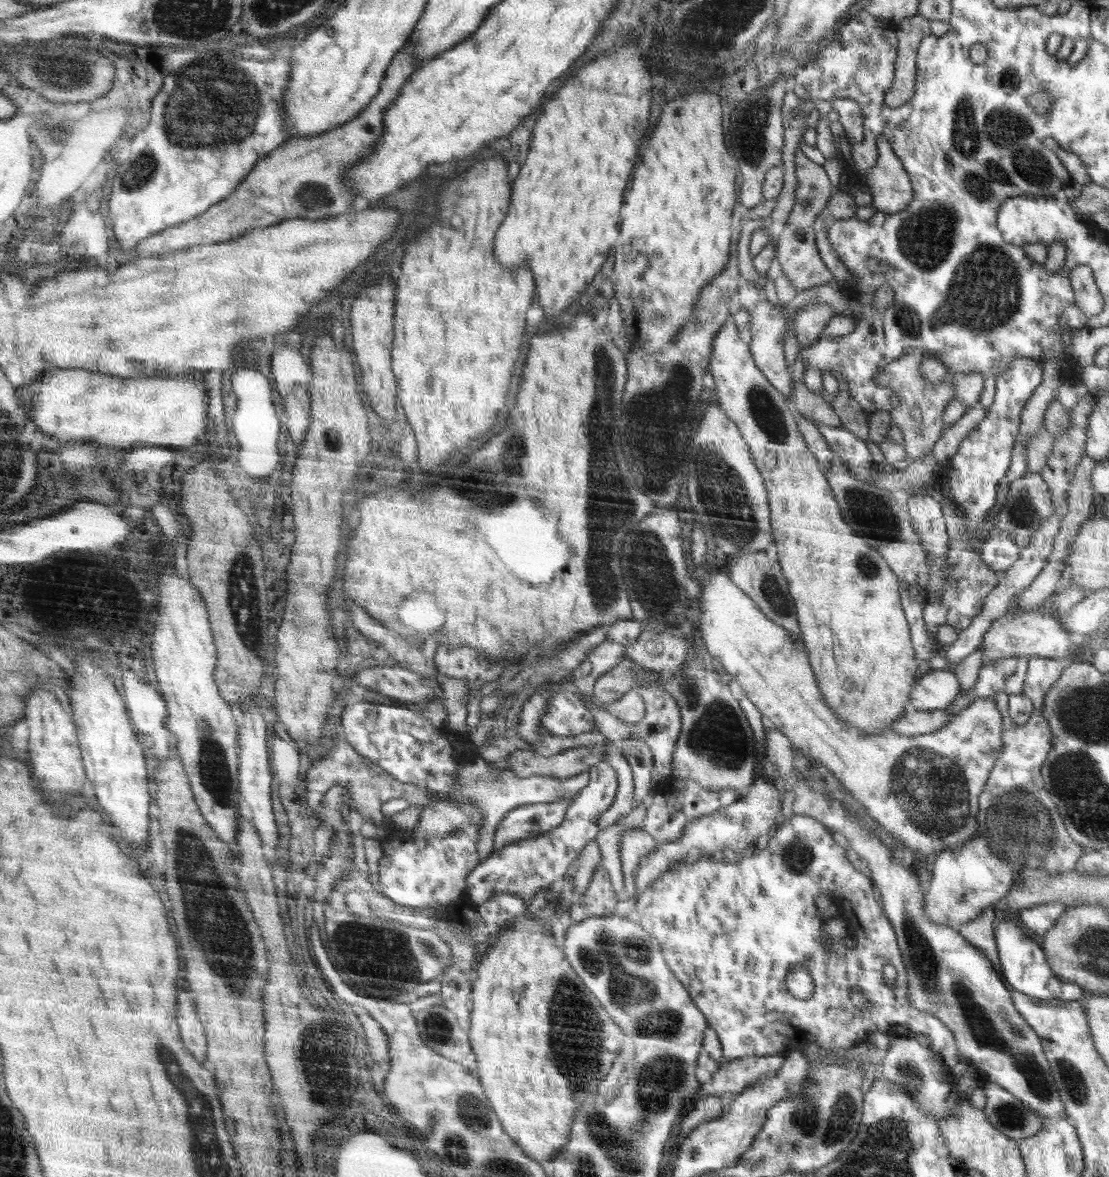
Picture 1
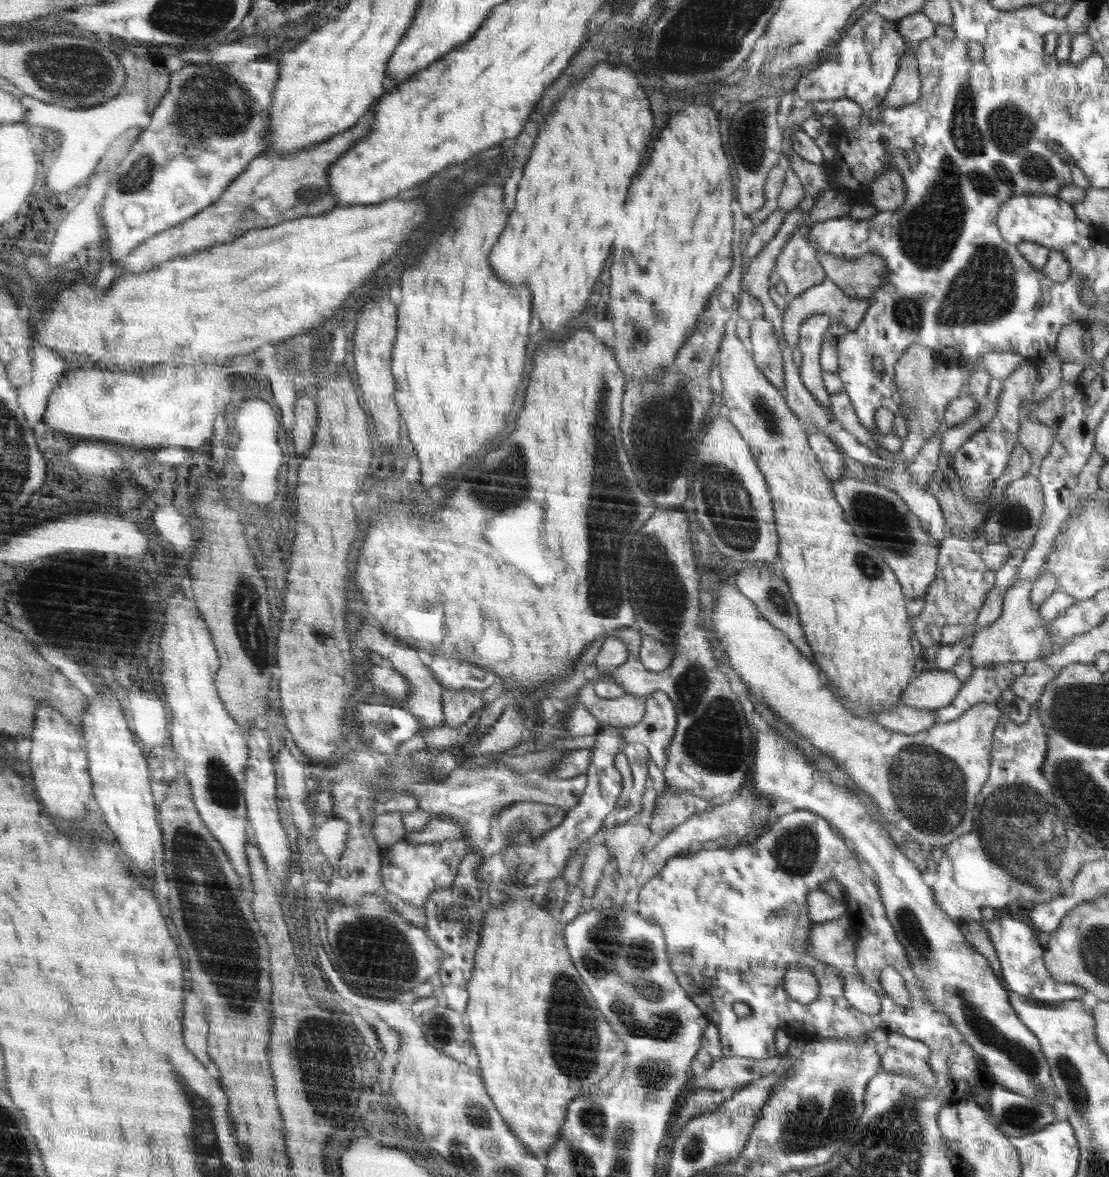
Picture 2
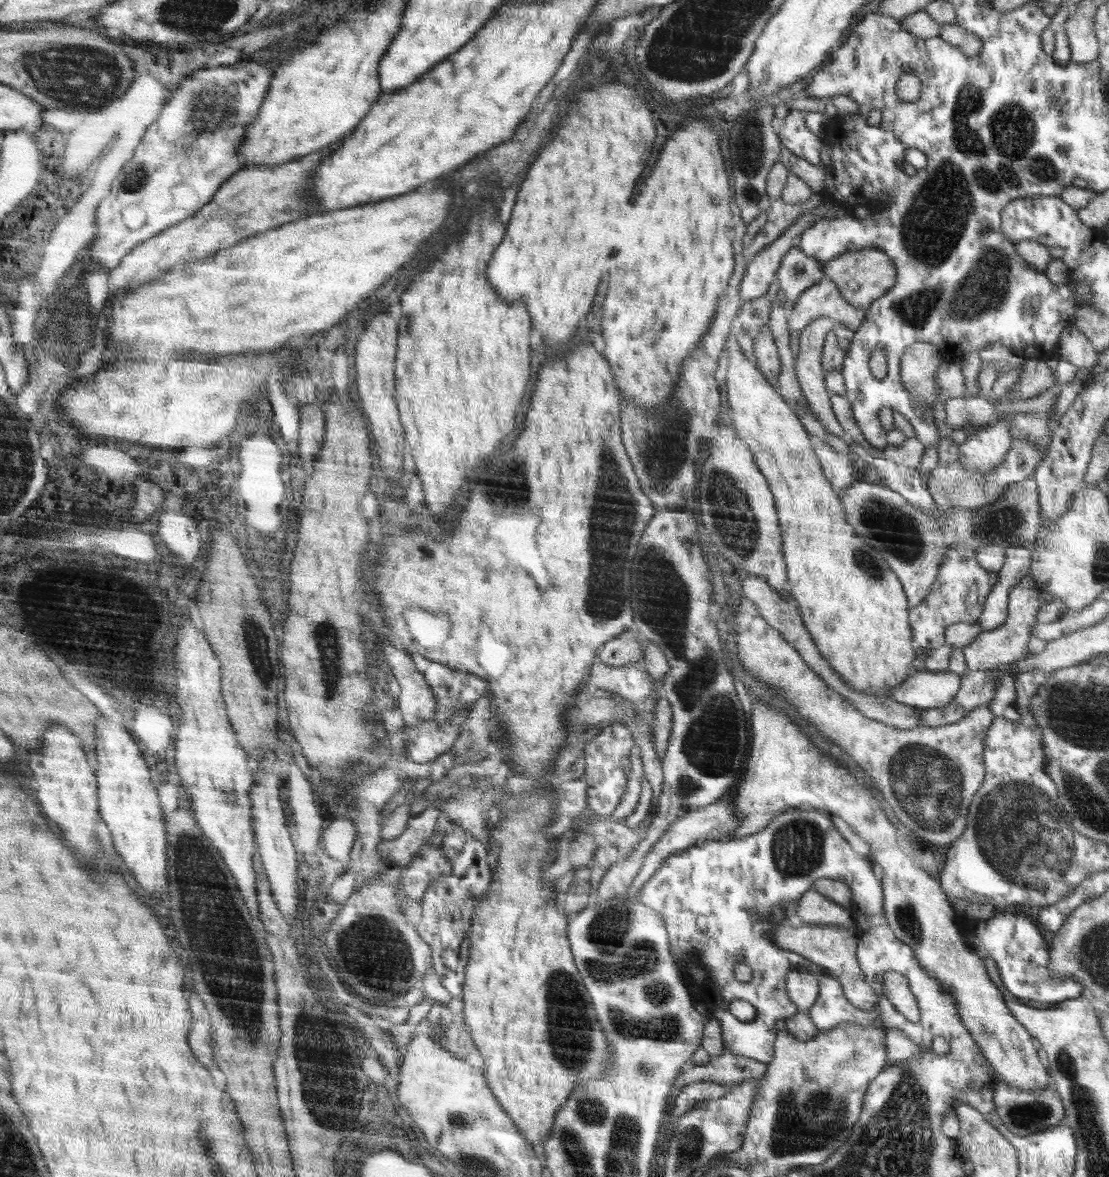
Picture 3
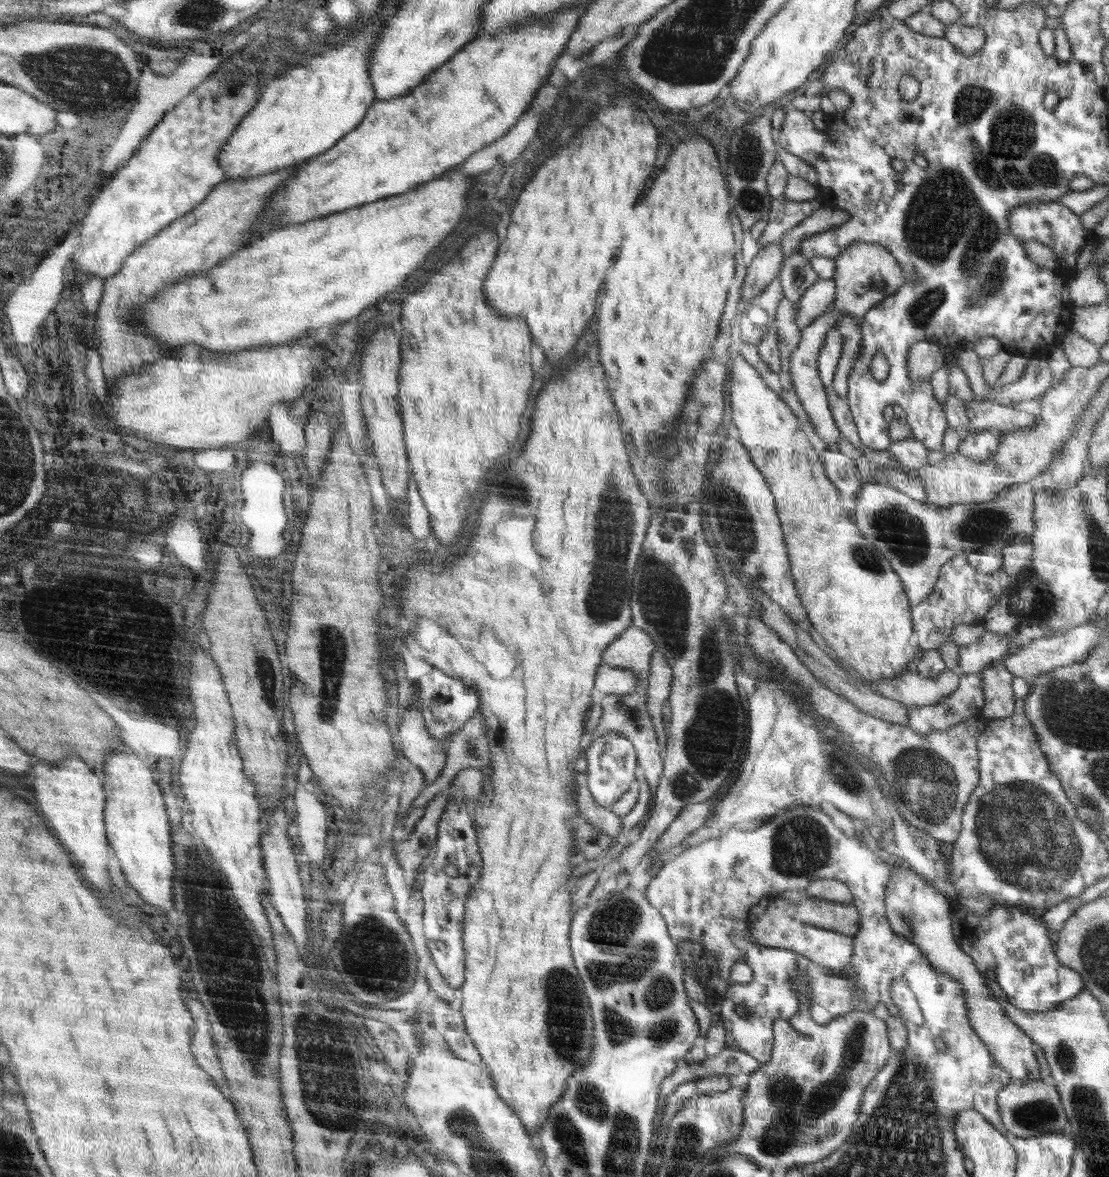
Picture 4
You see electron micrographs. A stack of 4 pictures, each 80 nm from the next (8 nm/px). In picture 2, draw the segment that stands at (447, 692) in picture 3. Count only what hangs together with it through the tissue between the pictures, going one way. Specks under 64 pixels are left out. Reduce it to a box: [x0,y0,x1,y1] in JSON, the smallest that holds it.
[430,655,497,694]

